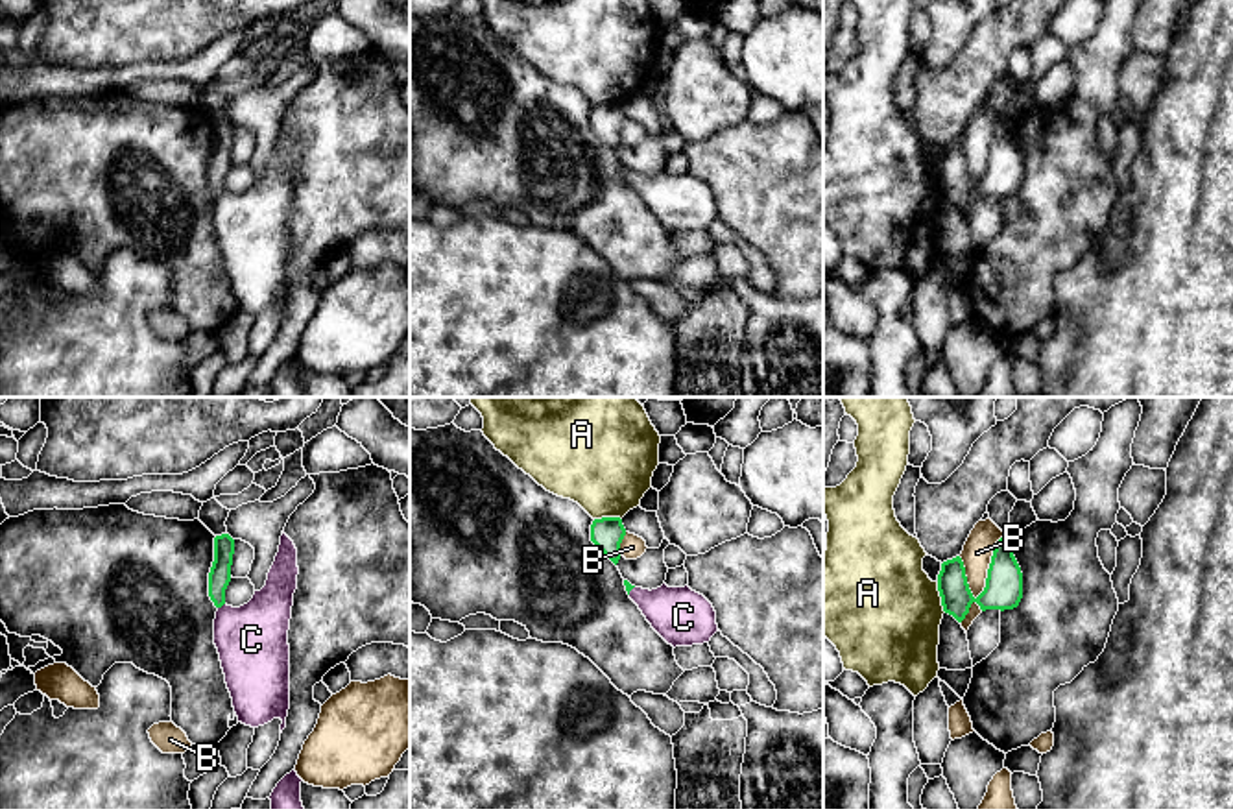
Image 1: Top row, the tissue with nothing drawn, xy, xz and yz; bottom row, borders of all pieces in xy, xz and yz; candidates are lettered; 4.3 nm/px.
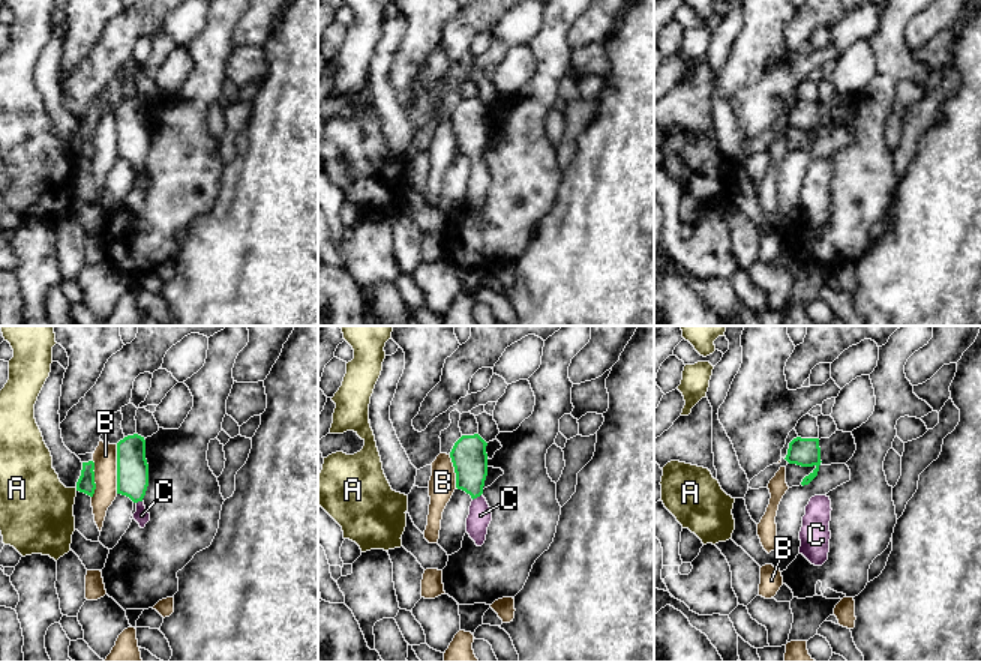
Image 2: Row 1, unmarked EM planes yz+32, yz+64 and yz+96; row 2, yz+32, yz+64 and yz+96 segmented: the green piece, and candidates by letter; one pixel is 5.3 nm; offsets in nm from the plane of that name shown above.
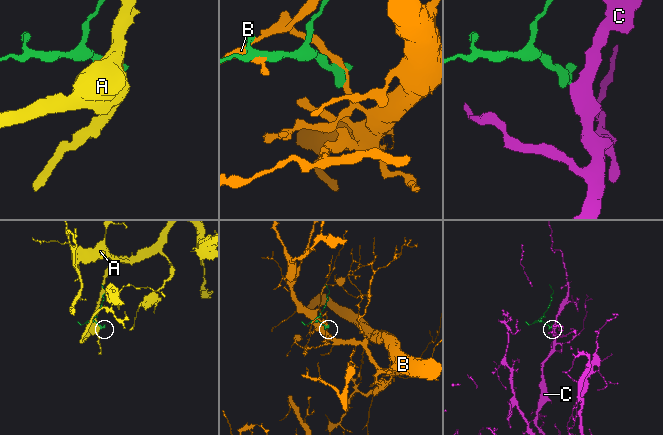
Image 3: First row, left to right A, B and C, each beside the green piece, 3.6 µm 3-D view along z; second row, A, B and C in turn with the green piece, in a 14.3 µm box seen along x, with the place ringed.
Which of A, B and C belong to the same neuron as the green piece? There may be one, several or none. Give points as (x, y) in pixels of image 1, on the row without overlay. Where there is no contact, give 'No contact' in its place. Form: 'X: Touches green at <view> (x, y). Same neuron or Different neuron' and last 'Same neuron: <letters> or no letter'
A: Touches green at yz (940, 181). Different neuron
B: Touches green at yz (986, 165). Different neuron
C: Touches green at xy (220, 193). Same neuron
Same neuron: C

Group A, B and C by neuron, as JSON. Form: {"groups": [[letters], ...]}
{"groups": [["A"], ["B"], ["C"]]}

